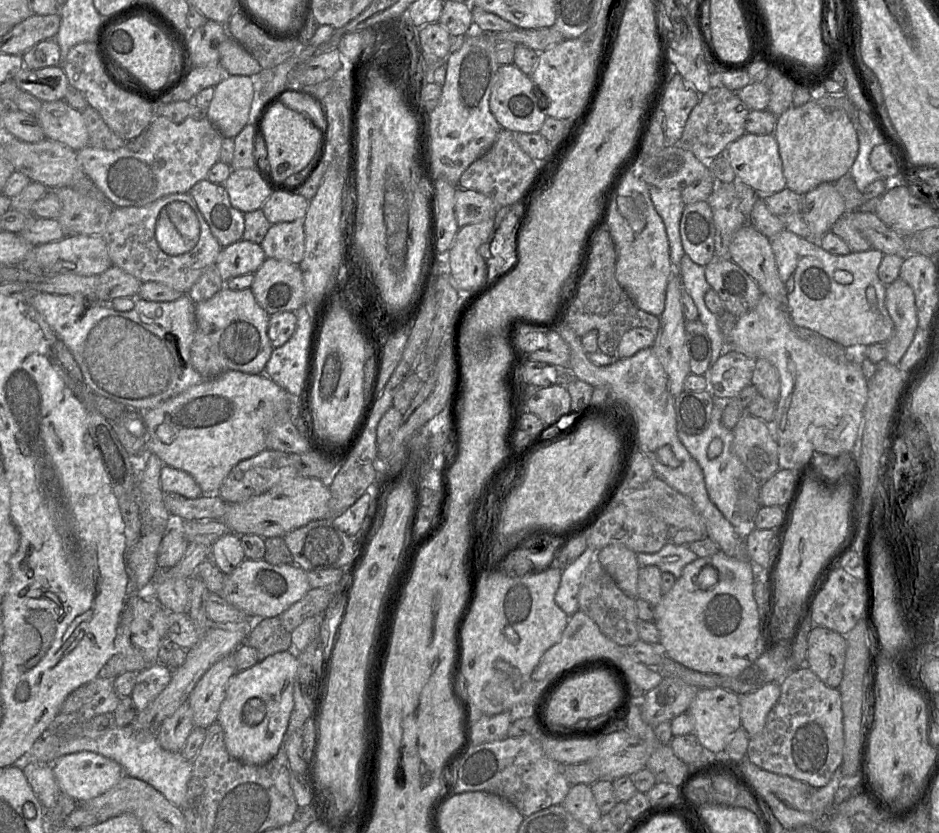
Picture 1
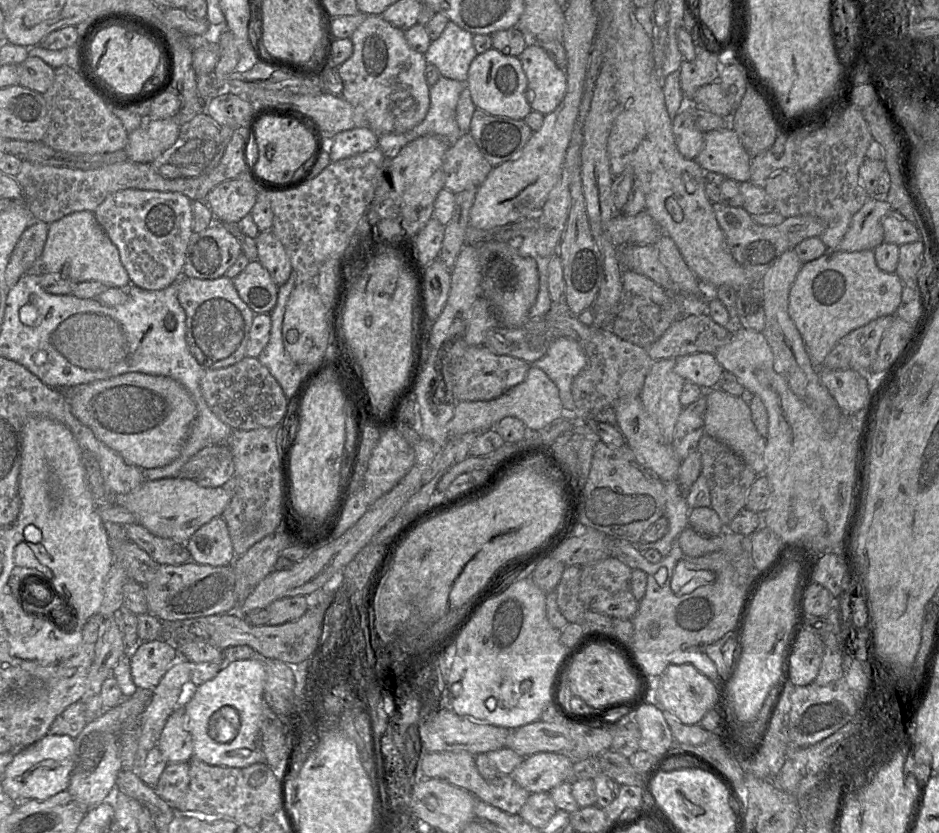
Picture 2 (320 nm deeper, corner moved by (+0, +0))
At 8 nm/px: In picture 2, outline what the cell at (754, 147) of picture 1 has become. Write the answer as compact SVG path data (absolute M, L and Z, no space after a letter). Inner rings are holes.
M731 128L704 133L703 149L695 160L705 171L723 174L737 182L750 180L752 157Z

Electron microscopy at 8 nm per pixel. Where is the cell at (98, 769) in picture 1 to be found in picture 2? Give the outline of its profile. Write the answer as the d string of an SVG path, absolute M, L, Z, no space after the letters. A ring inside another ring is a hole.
M47 734L38 742L15 751L12 762L1 777L4 792L14 801L46 800L67 790L73 768L74 739L68 735Z

